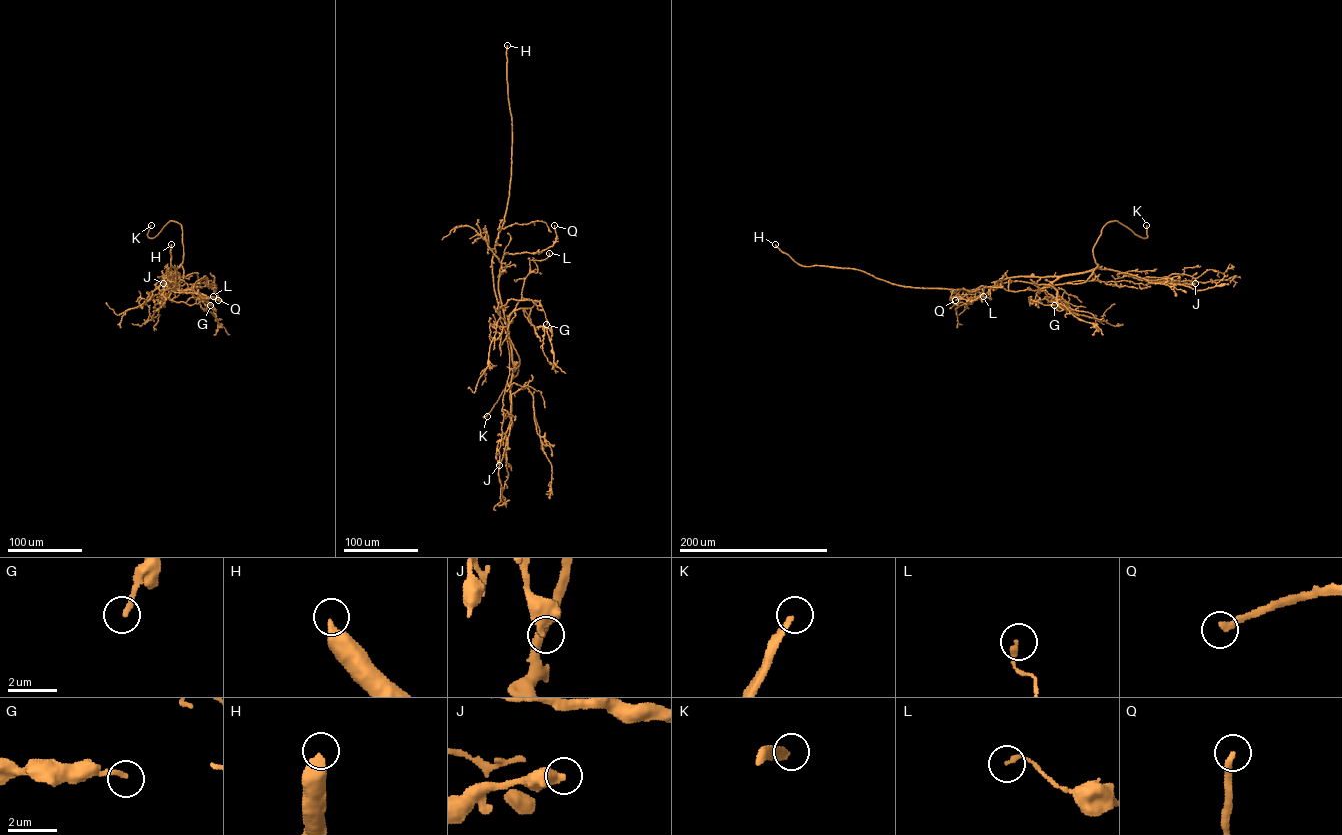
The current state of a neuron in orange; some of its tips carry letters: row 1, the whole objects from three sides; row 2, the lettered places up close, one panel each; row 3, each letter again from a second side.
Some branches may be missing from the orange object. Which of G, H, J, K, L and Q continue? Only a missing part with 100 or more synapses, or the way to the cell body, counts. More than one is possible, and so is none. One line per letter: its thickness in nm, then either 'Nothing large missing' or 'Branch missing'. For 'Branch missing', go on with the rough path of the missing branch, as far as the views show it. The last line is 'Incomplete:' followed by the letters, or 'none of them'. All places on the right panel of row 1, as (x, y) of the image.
G: Thickness 220 nm. Nothing large missing
H: Thickness 440 nm. Branch missing
J: Thickness 440 nm. Nothing large missing
K: Thickness 280 nm. Branch missing. Course of what is missing: (1146, 225), (1144, 212)
L: Thickness 180 nm. Nothing large missing
Q: Thickness 280 nm. Nothing large missing
Incomplete: H, K

